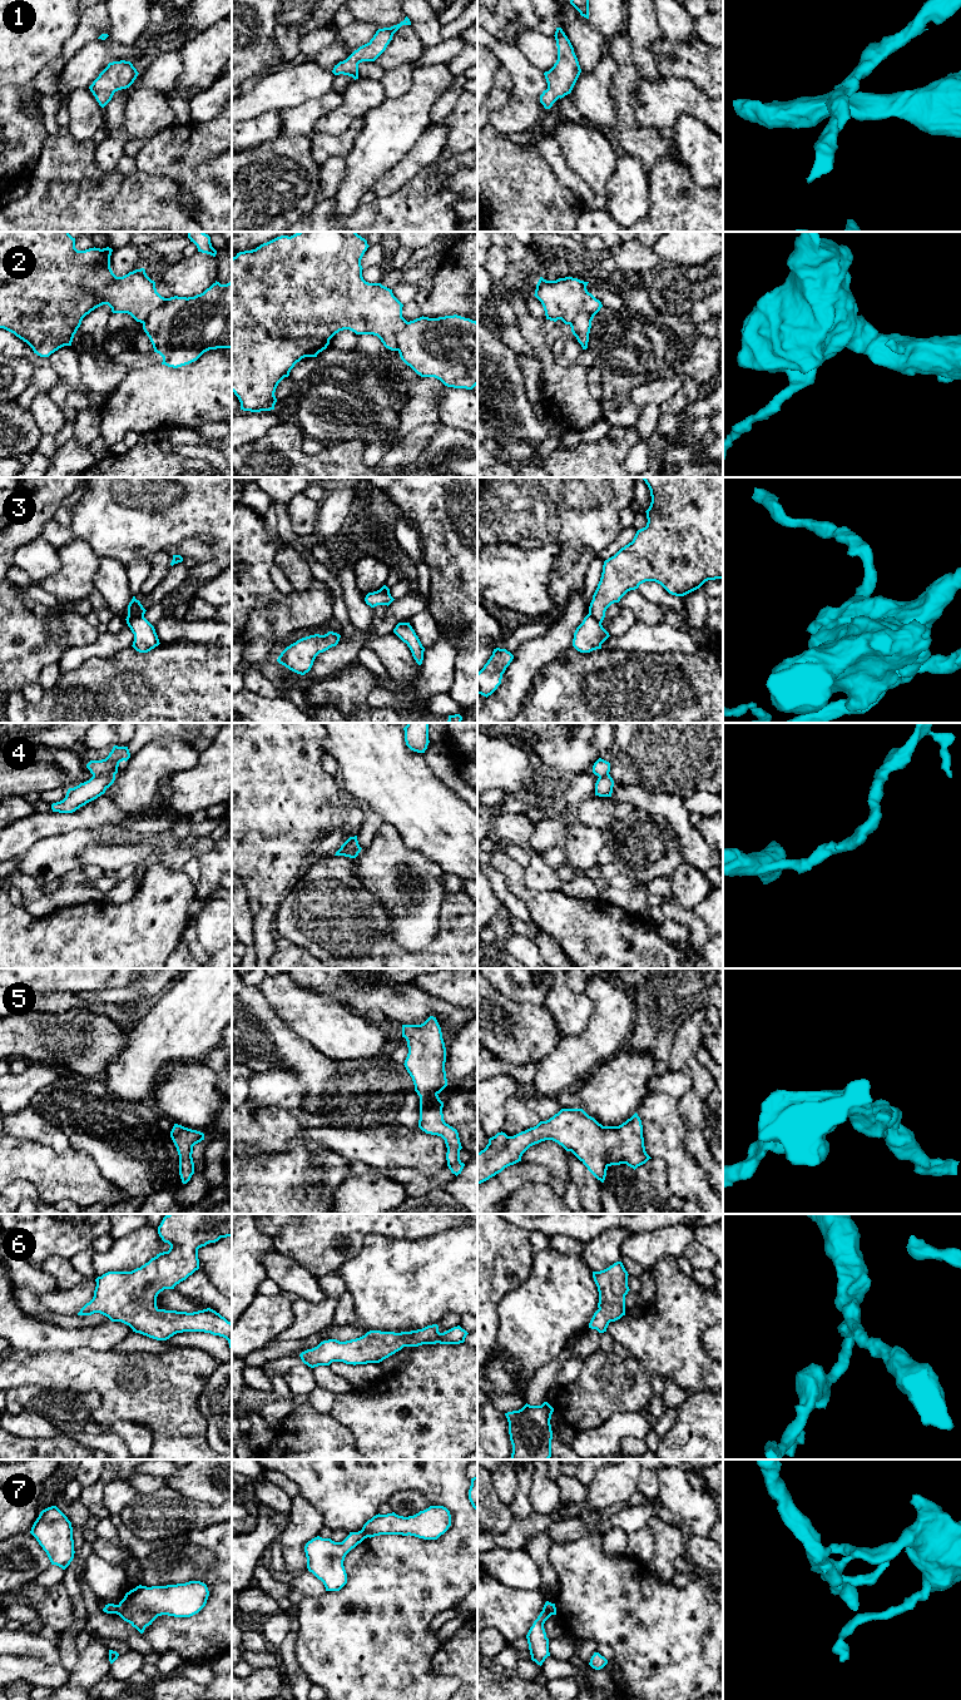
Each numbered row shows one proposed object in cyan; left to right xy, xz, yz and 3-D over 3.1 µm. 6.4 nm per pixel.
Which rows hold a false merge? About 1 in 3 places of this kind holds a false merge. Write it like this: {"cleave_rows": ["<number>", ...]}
{"cleave_rows": ["2", "3", "4", "7"]}

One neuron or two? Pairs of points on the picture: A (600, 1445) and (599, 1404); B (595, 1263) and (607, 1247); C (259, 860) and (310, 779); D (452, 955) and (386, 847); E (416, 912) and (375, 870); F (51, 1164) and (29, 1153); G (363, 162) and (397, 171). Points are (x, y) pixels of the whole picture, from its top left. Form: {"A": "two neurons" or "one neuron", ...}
{"A": "two neurons", "B": "one neuron", "C": "one neuron", "D": "two neurons", "E": "one neuron", "F": "one neuron", "G": "two neurons"}

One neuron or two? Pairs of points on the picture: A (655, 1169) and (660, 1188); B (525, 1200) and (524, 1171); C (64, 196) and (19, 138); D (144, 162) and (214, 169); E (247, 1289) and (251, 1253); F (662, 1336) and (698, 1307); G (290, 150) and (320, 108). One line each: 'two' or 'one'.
A: one
B: two
C: two
D: two
E: one
F: one
G: two

